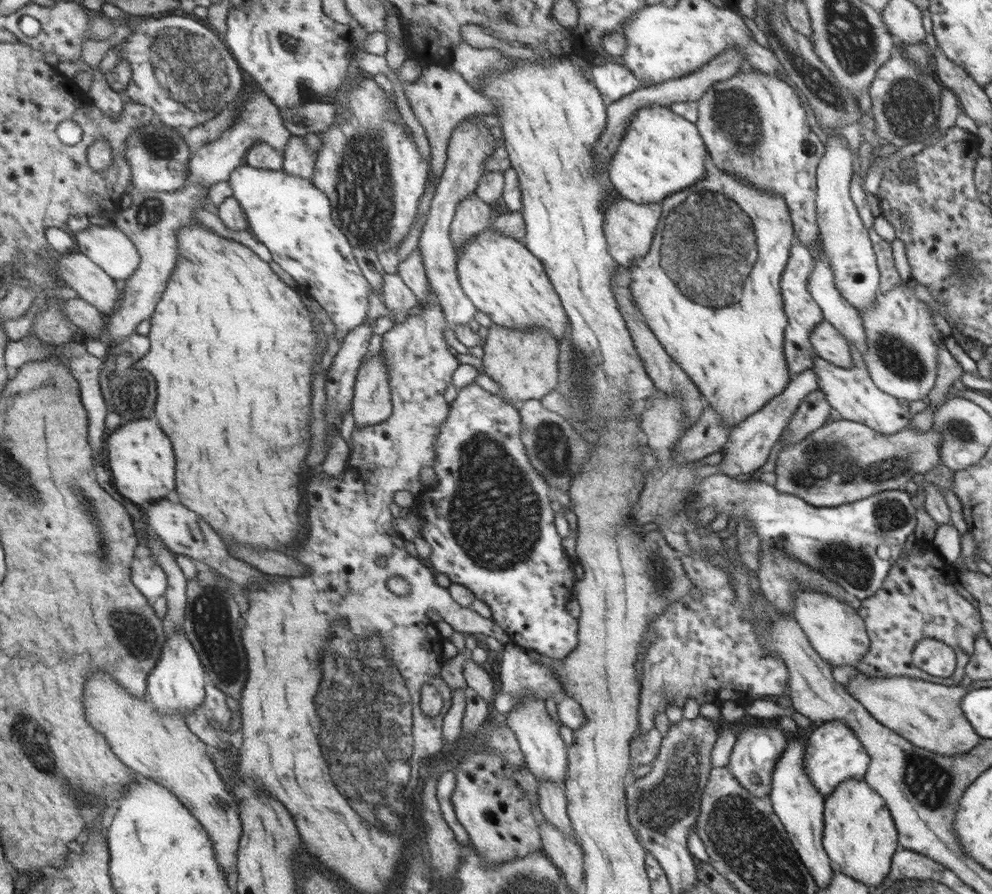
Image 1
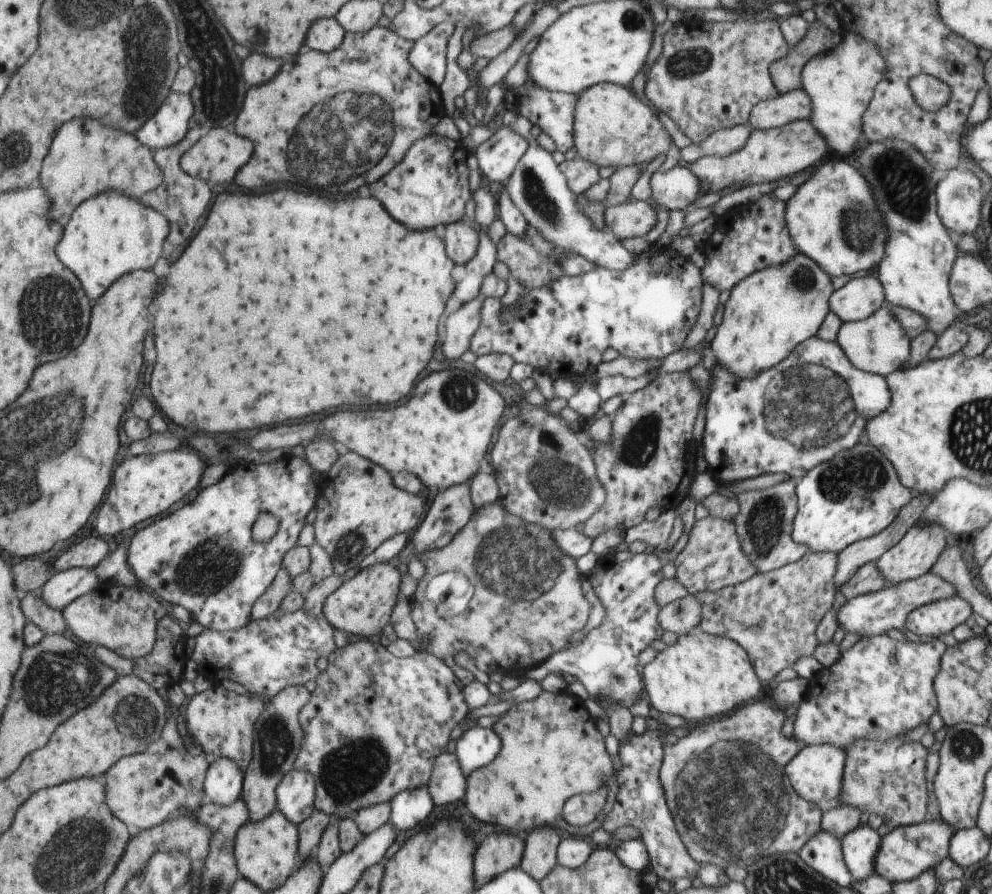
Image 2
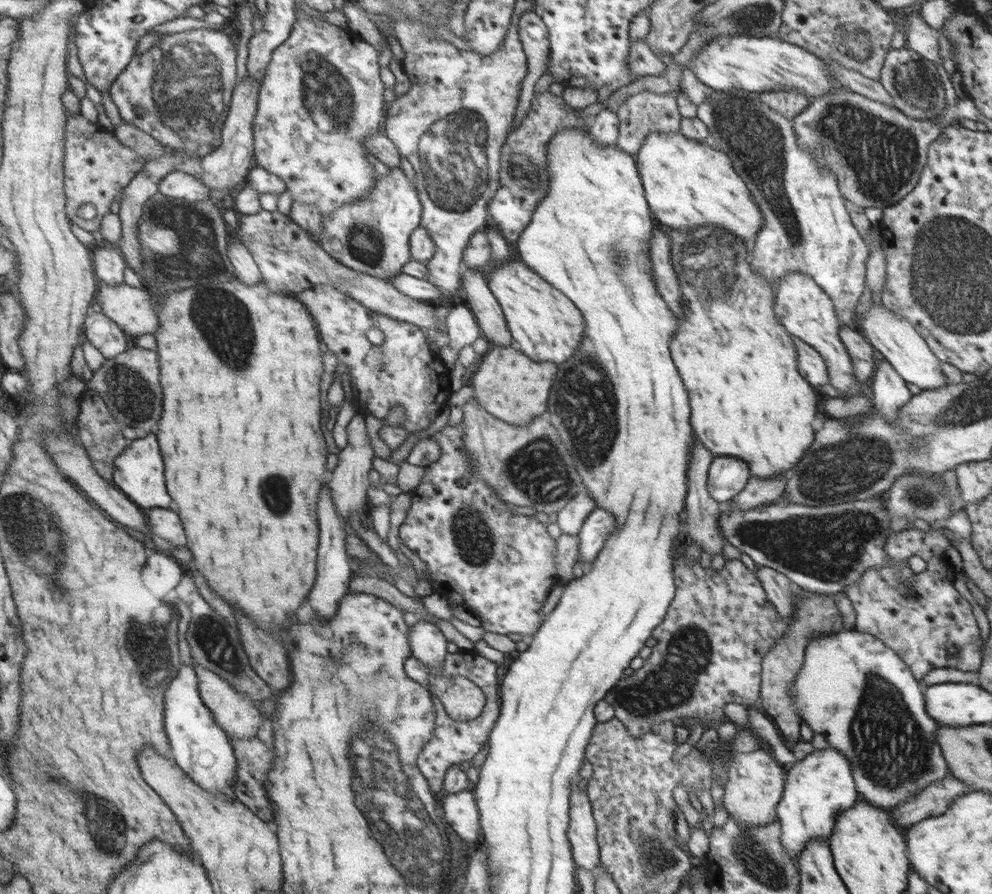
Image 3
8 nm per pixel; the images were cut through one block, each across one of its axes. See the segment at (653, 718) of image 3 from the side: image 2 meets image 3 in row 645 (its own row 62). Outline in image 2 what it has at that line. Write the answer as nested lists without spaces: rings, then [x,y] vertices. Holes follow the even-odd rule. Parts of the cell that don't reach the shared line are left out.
[[[765,15],[763,21],[738,19],[705,26],[680,23],[666,32],[663,38],[663,52],[648,73],[645,97],[672,119],[682,134],[686,134],[696,145],[720,128],[732,128],[740,124],[744,126],[758,103],[781,95],[769,71],[772,64],[785,58],[790,50],[789,42],[781,31],[780,21],[773,15]]]

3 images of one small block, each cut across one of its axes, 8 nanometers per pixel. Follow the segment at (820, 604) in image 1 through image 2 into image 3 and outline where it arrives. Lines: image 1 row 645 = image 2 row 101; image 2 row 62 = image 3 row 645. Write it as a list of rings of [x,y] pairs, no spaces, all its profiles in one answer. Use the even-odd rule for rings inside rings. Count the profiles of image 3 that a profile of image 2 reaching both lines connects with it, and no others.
[[[843,629],[835,633],[814,637],[813,640],[809,642],[808,648],[805,650],[804,668],[801,669],[797,680],[794,681],[791,686],[790,696],[793,698],[799,713],[802,714],[802,718],[808,723],[808,726],[810,726],[814,733],[825,736],[829,746],[845,754],[846,759],[852,764],[853,777],[856,779],[857,790],[861,791],[862,798],[885,809],[891,809],[892,807],[898,806],[898,804],[903,804],[910,796],[920,794],[918,790],[922,790],[922,788],[926,789],[926,786],[936,784],[936,782],[944,780],[944,778],[951,774],[941,745],[937,741],[938,723],[936,723],[936,720],[928,713],[928,709],[925,706],[925,695],[918,683],[918,678],[913,674],[911,667],[904,661],[901,655],[893,648],[887,647],[881,639],[867,632]]]

